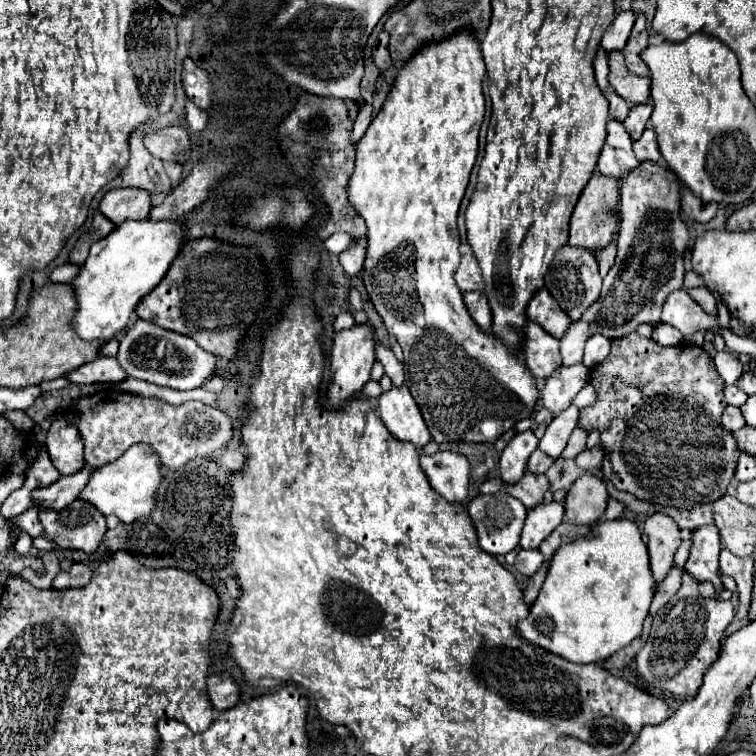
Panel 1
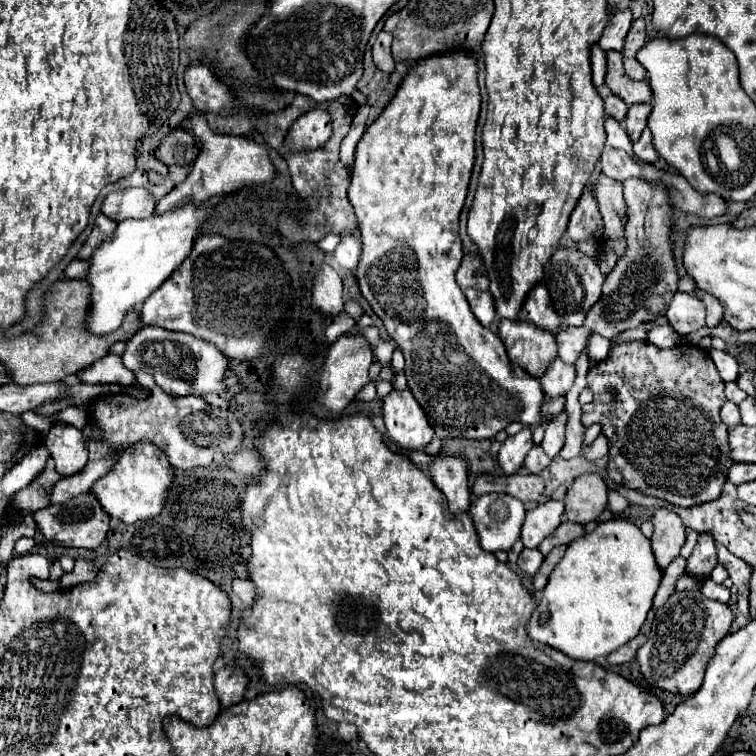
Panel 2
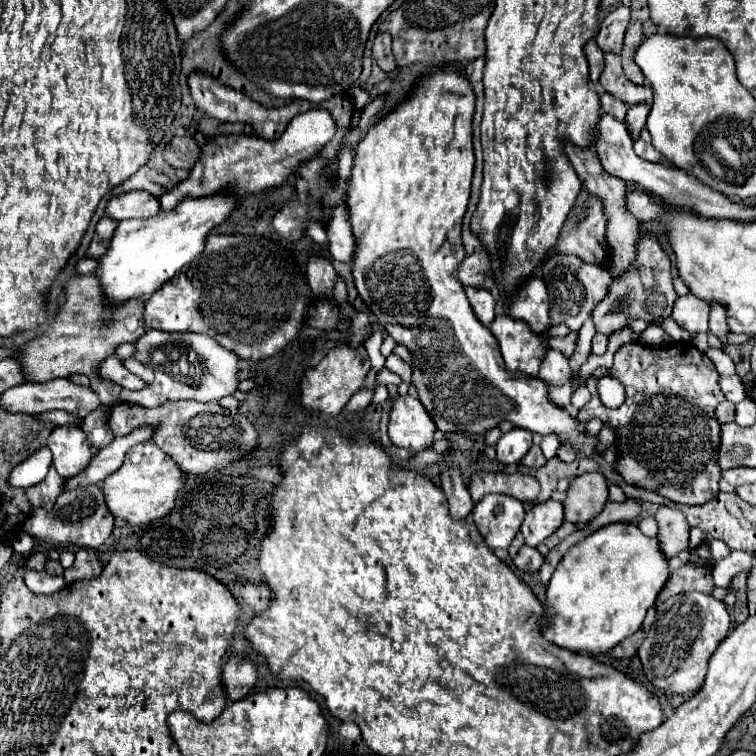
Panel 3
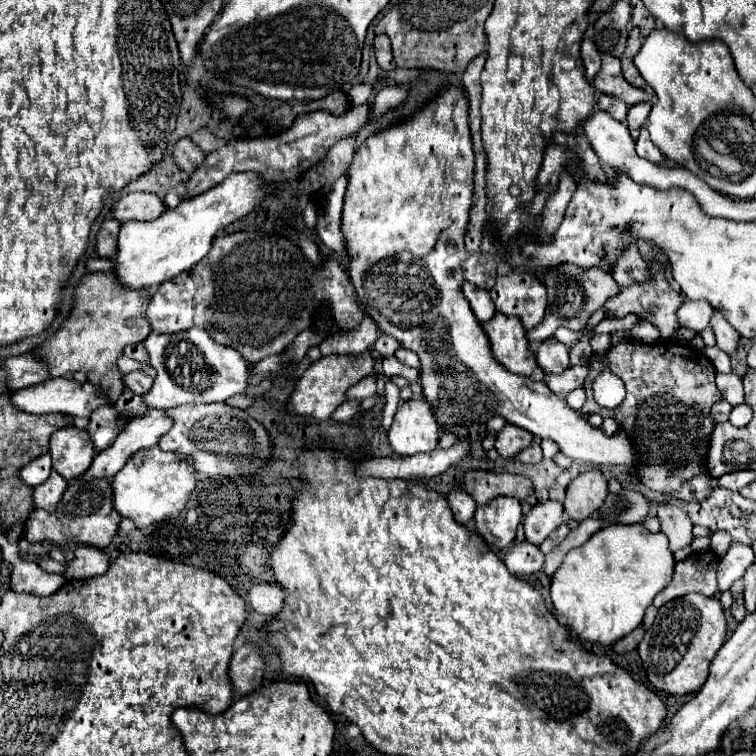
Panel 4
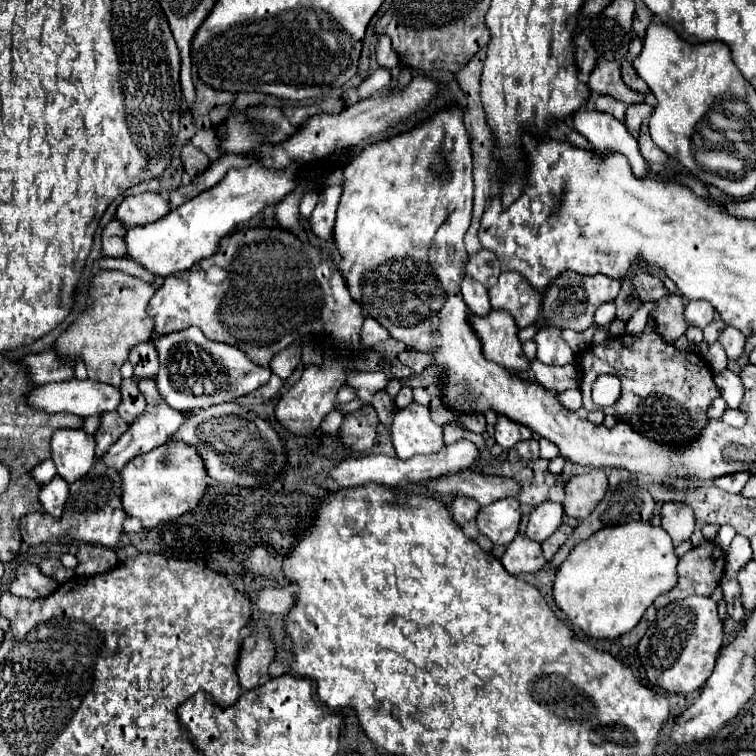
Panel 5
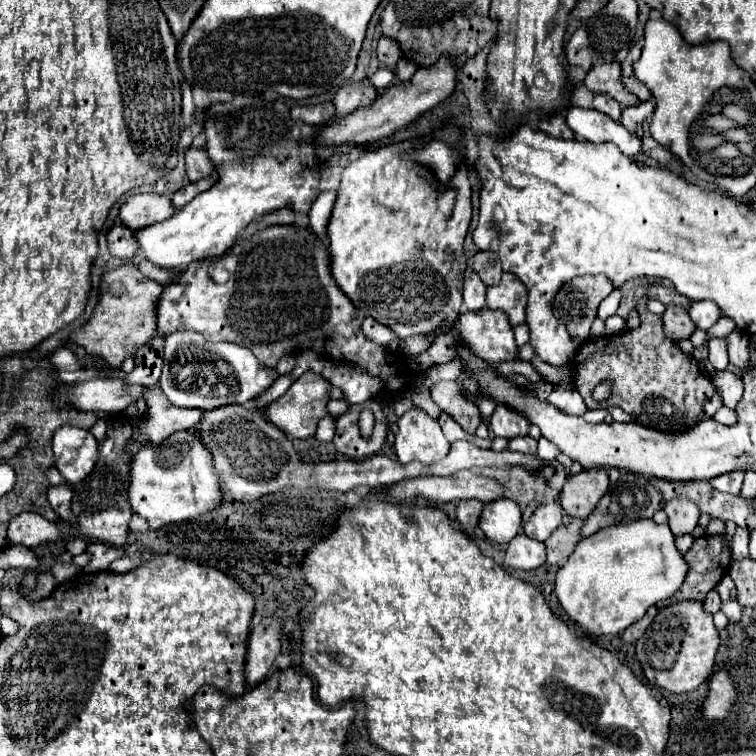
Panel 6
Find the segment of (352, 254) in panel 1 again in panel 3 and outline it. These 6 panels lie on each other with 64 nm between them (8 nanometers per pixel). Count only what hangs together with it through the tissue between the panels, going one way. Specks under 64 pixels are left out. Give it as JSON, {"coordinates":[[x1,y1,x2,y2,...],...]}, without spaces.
{"coordinates":[[344,202,336,204,332,210,330,222,324,226,326,236,328,236,328,252,334,260,338,262,348,262,352,260,352,246,356,244,352,240,352,230,348,224,348,214]]}

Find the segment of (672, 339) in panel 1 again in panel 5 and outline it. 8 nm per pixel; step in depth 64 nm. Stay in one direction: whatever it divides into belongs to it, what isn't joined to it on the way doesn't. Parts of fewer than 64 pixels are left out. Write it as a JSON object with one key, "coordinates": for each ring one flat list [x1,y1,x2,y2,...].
{"coordinates":[[656,301,644,302,642,306,632,314,632,318,628,320,628,324,626,324,626,334,640,334,640,332,644,330,644,326,646,326,648,314,650,314,650,311,655,309,656,306]]}

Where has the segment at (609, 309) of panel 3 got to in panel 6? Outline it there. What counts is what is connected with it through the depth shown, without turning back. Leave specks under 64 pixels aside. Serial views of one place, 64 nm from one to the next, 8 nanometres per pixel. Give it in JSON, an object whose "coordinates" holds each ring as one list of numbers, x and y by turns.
{"coordinates":[[666,308,664,316,664,332,670,340,688,340,692,332,696,330,696,324,690,320,690,316,682,308]]}

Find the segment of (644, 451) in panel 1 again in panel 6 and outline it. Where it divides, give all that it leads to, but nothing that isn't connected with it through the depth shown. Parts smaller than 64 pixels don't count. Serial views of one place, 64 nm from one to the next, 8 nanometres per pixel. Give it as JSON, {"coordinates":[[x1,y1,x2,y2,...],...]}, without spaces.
{"coordinates":[[646,296,636,300,636,310,640,314,638,328,616,336,602,336,598,340,590,338,578,348,574,356,572,384,588,408,598,408,600,404,592,398,592,392,598,384,608,380,612,384,612,394,606,400,608,406,620,406,624,412,632,414,638,424,666,432,680,432,696,424,704,400,716,390,710,378,700,370,698,362,664,336,662,318,652,314,646,304]]}

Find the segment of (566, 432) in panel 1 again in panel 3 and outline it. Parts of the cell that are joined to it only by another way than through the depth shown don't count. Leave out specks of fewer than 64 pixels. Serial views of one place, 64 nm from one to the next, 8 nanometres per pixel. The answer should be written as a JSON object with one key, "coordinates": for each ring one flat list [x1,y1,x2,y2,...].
{"coordinates":[[544,436,540,442,540,448,546,458,554,458,556,450,560,448,560,440,556,440,556,436]]}

